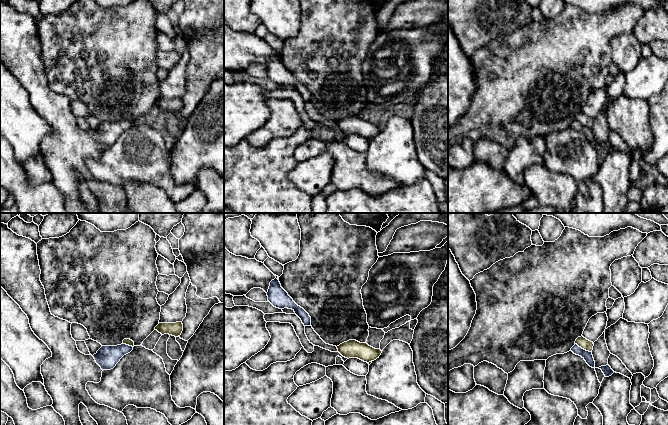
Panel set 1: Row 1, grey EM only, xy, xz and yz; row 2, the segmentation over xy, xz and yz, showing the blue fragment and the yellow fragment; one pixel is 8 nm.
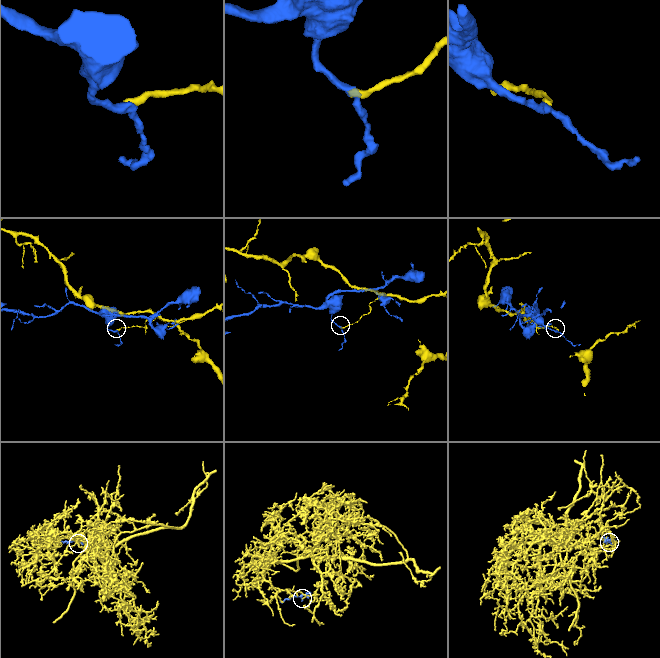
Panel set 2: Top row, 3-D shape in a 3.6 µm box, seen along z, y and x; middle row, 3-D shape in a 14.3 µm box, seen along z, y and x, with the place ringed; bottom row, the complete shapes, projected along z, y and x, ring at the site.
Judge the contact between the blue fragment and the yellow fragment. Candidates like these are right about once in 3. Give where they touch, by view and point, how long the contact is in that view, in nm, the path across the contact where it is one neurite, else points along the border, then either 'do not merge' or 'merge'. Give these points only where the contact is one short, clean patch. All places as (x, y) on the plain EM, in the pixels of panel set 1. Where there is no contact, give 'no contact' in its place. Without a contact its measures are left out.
meets blue in yz at (583, 125); contact 150 nm long; do not merge

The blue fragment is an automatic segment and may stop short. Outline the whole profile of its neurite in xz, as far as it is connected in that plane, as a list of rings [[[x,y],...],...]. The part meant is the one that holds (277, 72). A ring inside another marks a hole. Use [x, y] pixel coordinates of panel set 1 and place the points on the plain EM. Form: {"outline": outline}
{"outline": [[[278,52],[270,58],[267,68],[268,77],[276,84],[279,85],[292,85],[295,90],[301,95],[304,102],[311,102],[311,93],[300,82],[298,82],[288,69],[281,63]]]}

